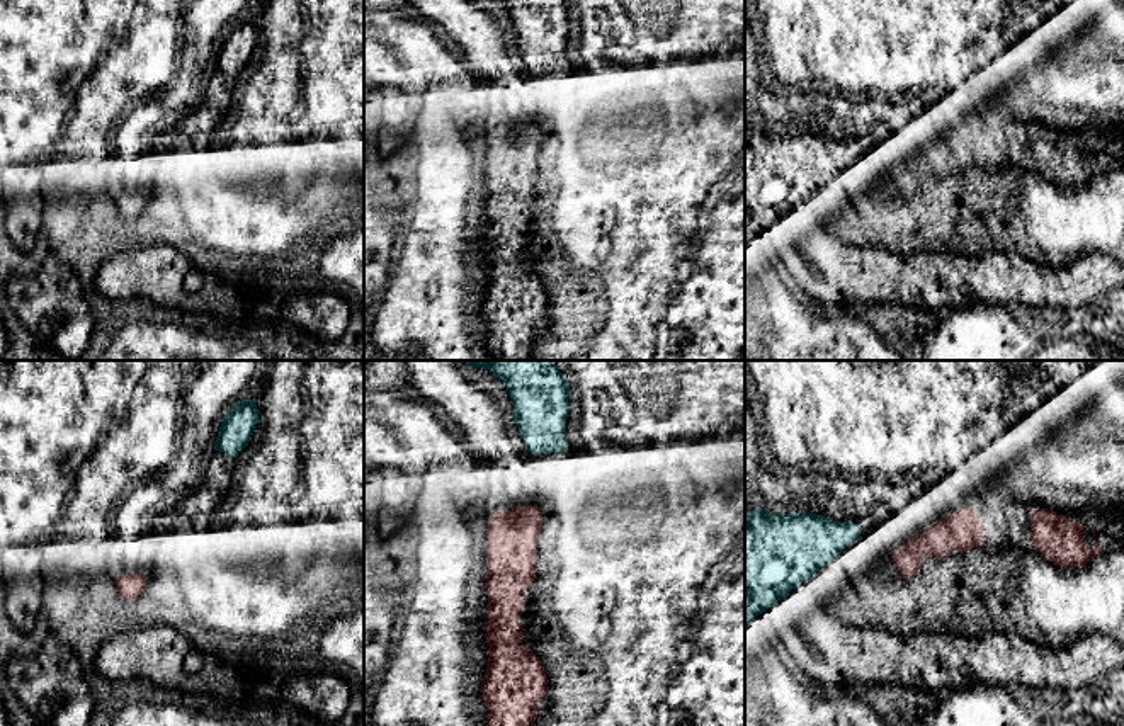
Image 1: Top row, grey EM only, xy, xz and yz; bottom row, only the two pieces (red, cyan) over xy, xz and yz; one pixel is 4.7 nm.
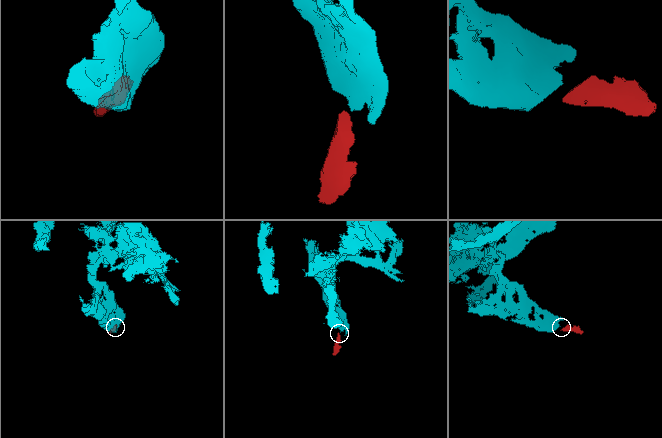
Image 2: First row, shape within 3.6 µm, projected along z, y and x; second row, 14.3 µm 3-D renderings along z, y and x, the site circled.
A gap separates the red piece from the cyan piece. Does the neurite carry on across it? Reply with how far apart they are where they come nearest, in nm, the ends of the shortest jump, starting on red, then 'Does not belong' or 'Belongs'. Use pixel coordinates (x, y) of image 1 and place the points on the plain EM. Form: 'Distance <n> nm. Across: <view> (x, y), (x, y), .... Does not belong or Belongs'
Distance 180 nm. Across: yz (893, 172), (859, 155). Belongs

